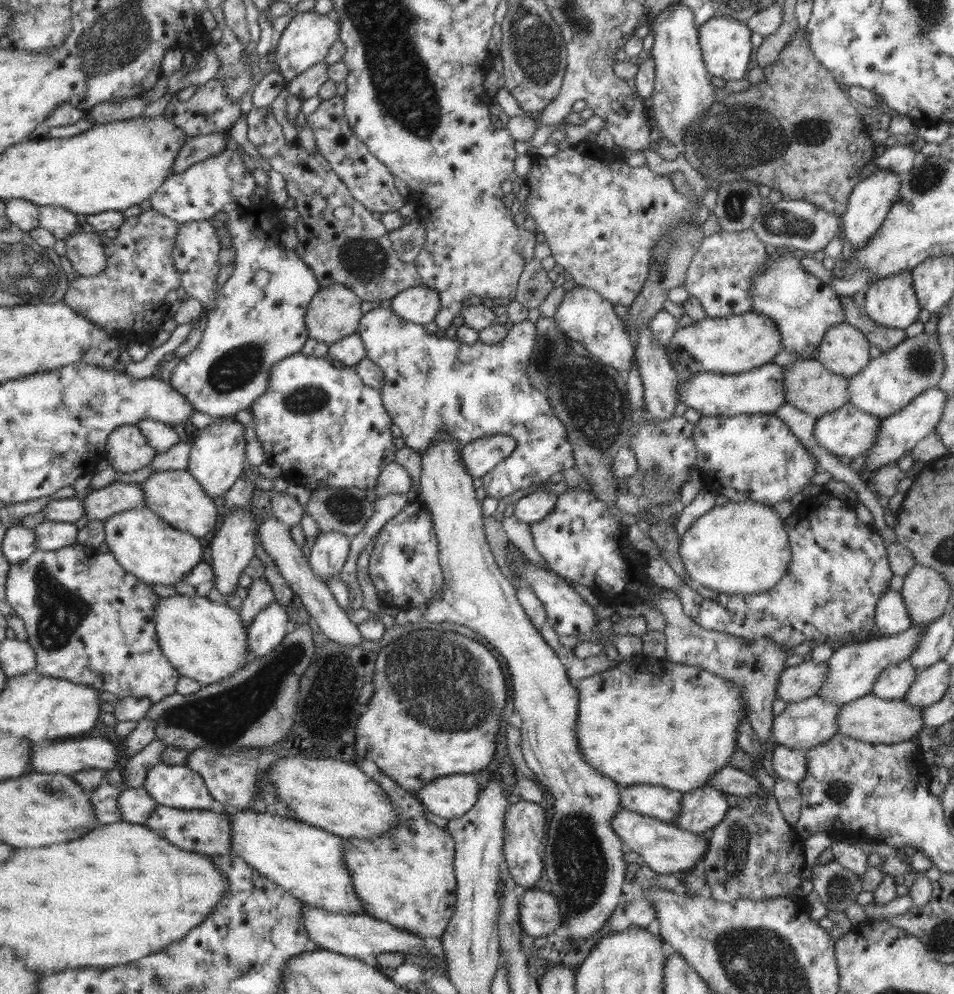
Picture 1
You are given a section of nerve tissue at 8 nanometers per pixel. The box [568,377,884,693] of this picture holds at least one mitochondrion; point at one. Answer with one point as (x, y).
(656, 472)

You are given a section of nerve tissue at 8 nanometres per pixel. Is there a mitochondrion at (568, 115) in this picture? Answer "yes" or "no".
no

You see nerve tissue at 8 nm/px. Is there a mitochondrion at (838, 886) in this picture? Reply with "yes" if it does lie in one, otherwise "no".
yes

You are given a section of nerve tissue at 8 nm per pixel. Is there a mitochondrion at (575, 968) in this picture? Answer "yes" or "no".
no

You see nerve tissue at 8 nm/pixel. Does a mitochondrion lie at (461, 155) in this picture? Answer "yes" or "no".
no

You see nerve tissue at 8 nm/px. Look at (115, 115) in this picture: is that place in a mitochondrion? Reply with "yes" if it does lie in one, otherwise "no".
no

